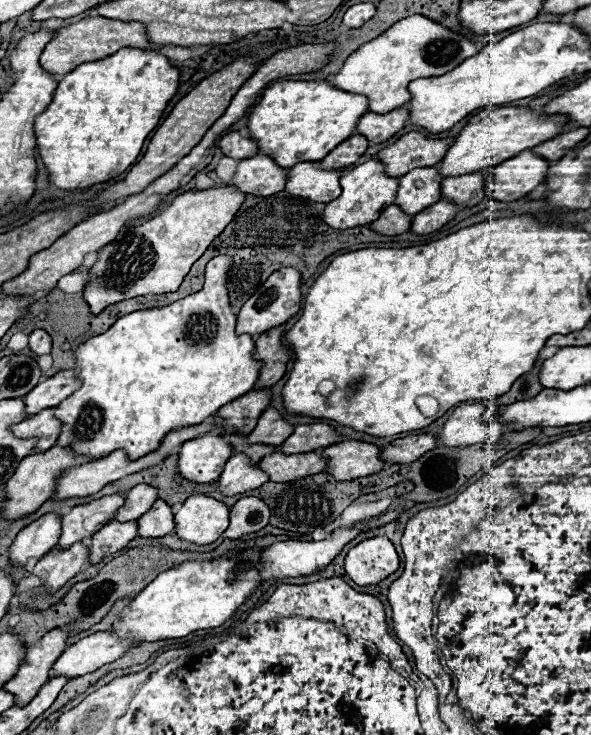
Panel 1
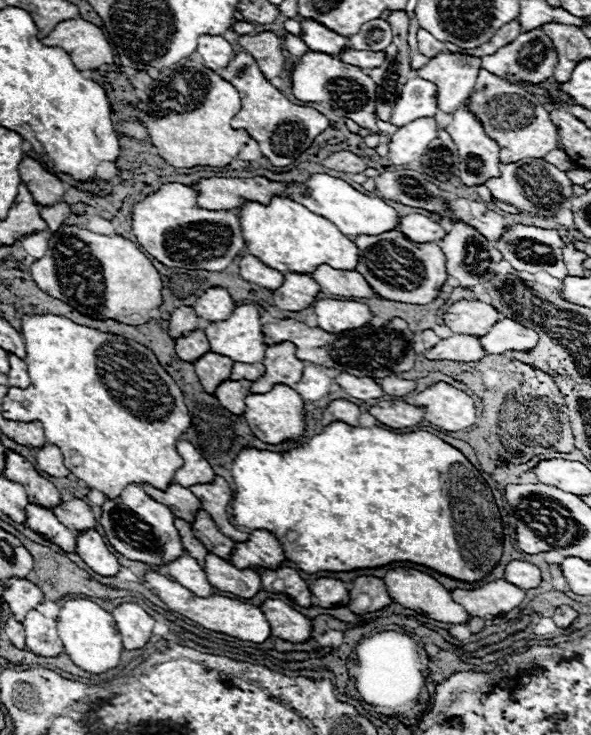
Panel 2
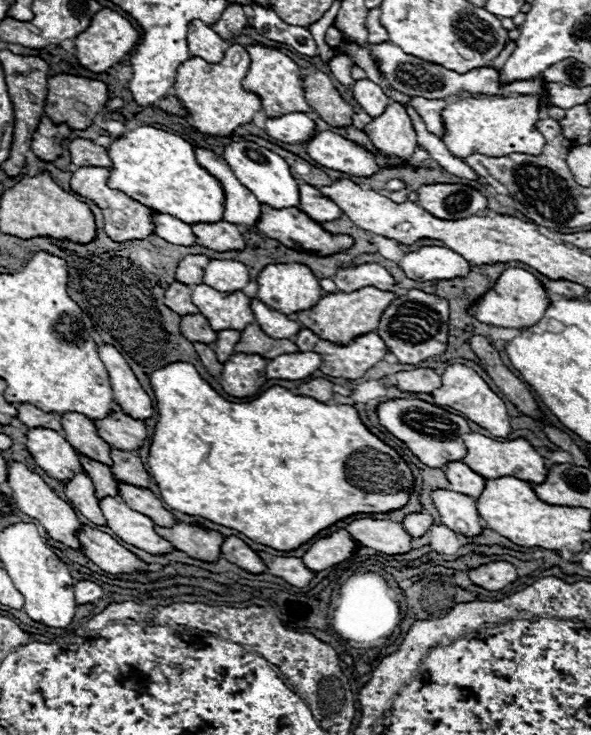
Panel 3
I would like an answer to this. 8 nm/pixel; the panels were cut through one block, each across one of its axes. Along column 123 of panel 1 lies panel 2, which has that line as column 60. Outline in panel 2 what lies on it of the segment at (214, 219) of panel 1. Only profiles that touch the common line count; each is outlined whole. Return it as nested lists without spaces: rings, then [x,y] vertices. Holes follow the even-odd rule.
[[[64,224],[56,236],[50,236],[44,258],[40,258],[32,264],[32,278],[38,284],[38,288],[42,292],[46,292],[48,296],[64,300],[74,310],[84,312],[84,316],[90,316],[96,320],[110,318],[110,320],[116,320],[122,324],[140,326],[140,324],[150,322],[154,310],[158,310],[164,302],[162,278],[160,278],[158,270],[152,266],[152,262],[140,252],[140,248],[134,242],[130,242],[122,236],[96,234],[86,228],[78,228],[78,226]]]

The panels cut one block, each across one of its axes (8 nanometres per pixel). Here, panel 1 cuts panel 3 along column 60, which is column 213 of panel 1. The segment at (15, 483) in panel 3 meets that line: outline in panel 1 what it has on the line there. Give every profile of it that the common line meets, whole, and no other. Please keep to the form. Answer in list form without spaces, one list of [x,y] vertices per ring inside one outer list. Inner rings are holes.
[[[196,494],[180,506],[174,522],[180,540],[206,546],[216,542],[228,528],[228,508],[220,500]]]

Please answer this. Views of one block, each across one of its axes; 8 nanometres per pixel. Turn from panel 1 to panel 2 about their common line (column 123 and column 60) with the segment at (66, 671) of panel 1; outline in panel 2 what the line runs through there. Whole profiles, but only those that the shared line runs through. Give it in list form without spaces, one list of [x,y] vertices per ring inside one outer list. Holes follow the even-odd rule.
[[[32,610],[26,614],[26,620],[22,622],[26,628],[26,646],[30,652],[46,658],[56,658],[64,654],[64,644],[58,636],[56,620],[44,618],[40,612]]]

